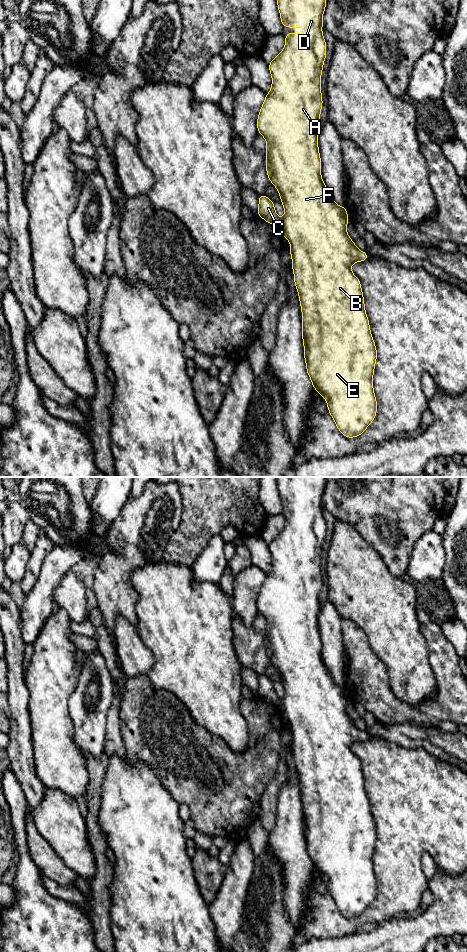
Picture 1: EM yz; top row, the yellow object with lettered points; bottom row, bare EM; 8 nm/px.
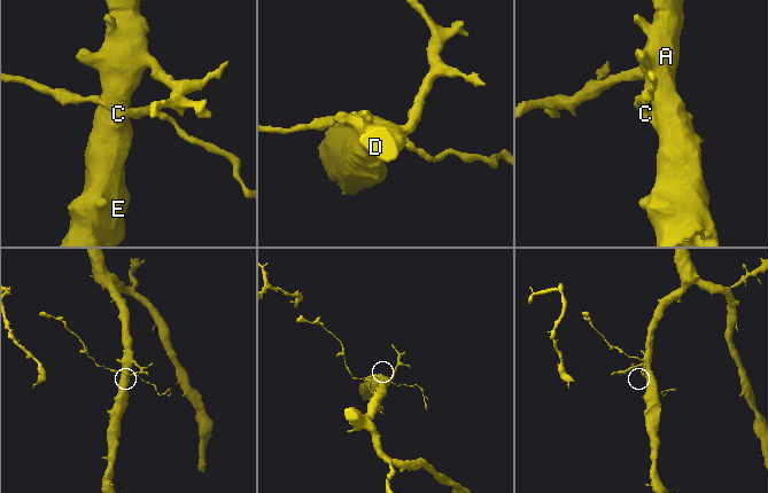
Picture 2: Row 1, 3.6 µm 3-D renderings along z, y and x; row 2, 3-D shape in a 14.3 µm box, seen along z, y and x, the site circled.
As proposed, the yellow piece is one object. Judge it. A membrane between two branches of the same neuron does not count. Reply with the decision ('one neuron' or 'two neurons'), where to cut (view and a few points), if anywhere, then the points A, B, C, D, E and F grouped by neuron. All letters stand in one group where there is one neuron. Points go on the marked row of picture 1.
two neurons | yz (281, 219), (279, 225) | A B D E F / C

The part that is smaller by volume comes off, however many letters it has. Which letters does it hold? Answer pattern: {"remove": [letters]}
{"remove": ["C"]}

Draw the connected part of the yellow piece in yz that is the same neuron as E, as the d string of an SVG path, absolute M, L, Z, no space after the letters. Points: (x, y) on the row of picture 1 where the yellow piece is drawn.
M277 0L283 27L304 27L305 34L285 35L285 48L268 64L273 79L257 119L257 130L265 140L266 171L270 182L280 195L285 215L280 229L290 241L290 255L294 282L302 311L302 338L306 370L317 390L327 401L327 408L338 430L344 437L360 436L372 423L377 413L373 390L373 373L377 360L375 342L370 332L360 280L352 273L351 265L369 259L347 234L349 221L346 207L337 205L321 177L321 157L318 148L320 112L323 105L321 73L327 45L322 34L322 19L326 0Z

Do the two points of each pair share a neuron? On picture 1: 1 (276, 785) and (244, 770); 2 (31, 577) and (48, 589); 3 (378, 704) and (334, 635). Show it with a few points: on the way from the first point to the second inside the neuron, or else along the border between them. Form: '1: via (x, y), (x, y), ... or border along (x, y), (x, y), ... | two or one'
1: border along (279, 760), (277, 771), (261, 797) | two
2: border along (45, 559), (34, 587), (26, 595) | two
3: border along (340, 628), (343, 650), (346, 655) | two

